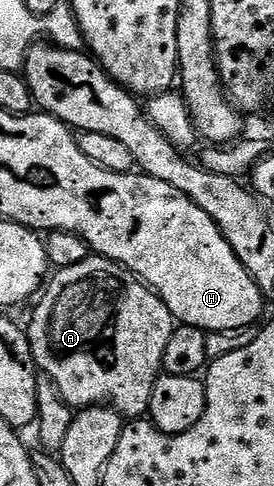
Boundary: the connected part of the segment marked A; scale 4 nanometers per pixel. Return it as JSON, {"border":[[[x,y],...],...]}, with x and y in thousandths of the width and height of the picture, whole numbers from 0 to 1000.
{"border":[[[336,523],[321,527],[310,539],[281,539],[281,547],[219,551],[182,570],[164,599],[139,611],[139,617],[146,615],[142,628],[131,630],[128,644],[113,650],[113,669],[95,669],[99,702],[113,708],[113,726],[128,739],[131,759],[197,786],[223,811],[223,819],[259,842],[299,844],[336,835],[401,835],[453,858],[507,860],[551,837],[558,794],[577,786],[595,765],[602,720],[617,712],[624,689],[639,685],[646,660],[639,648],[617,638],[617,630],[602,630],[591,613],[573,603],[555,601],[489,560],[478,560],[467,551],[453,551],[449,545],[431,543],[412,531],[391,529],[387,535],[383,529],[358,525]]]}

